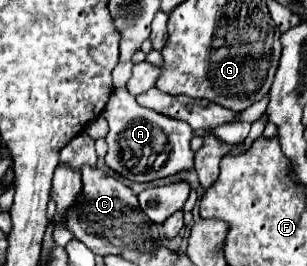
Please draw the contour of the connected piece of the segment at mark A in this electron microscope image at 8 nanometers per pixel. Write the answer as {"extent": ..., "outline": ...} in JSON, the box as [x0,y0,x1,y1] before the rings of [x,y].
{"extent":[102,90,194,182],"outline":[[[122,90],[112,94],[102,116],[110,124],[106,136],[106,164],[120,176],[134,182],[152,182],[194,168],[194,152],[190,148],[192,128],[182,124],[182,120],[170,120],[168,116],[158,116],[158,112],[148,112],[148,108],[138,106],[136,100]]]}

